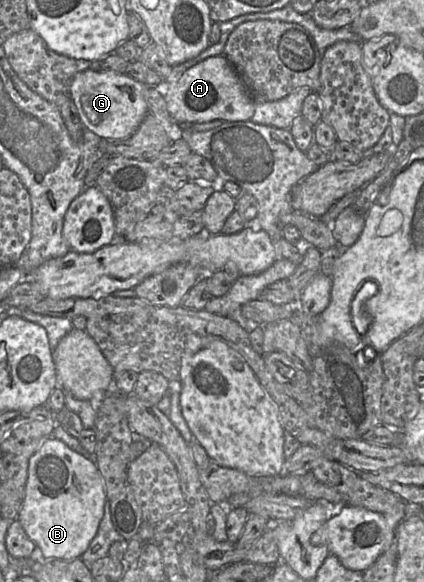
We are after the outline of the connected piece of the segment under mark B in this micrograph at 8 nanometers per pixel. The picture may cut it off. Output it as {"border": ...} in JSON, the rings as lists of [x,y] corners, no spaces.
{"border":[[[47,439],[29,460],[24,500],[17,521],[35,543],[36,554],[42,560],[80,559],[97,534],[104,515],[105,501],[105,485],[97,466],[61,440]]]}

